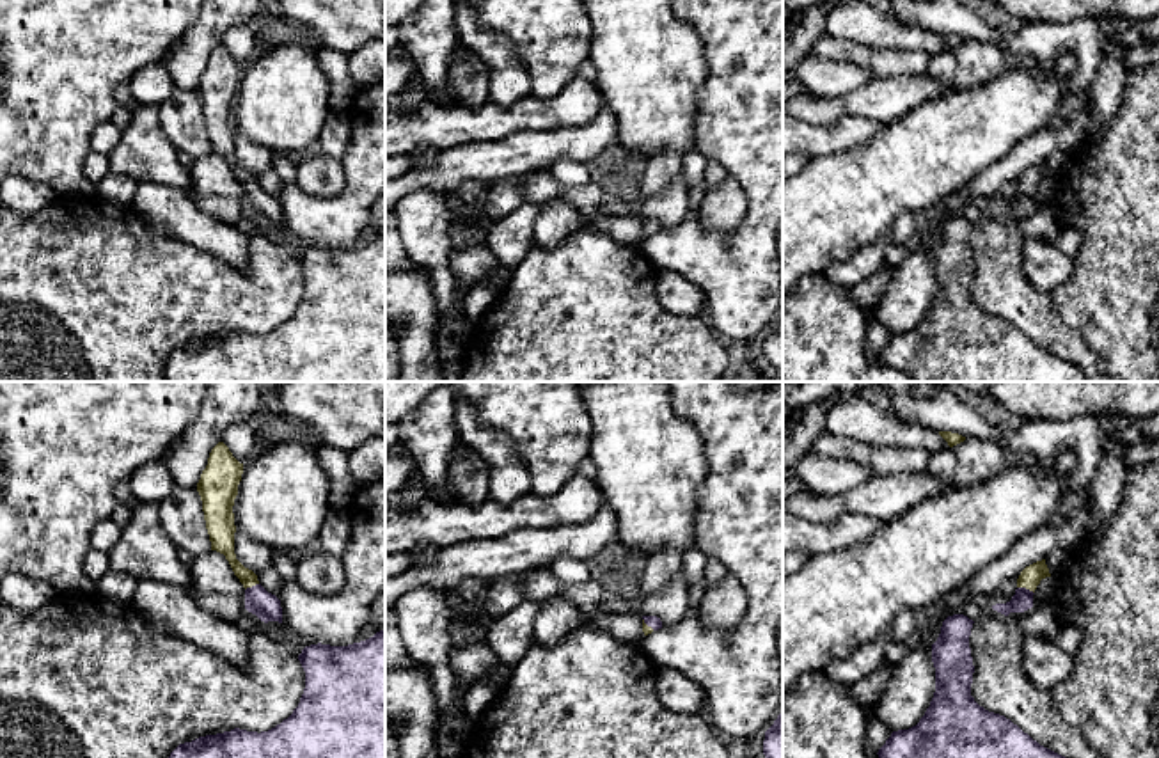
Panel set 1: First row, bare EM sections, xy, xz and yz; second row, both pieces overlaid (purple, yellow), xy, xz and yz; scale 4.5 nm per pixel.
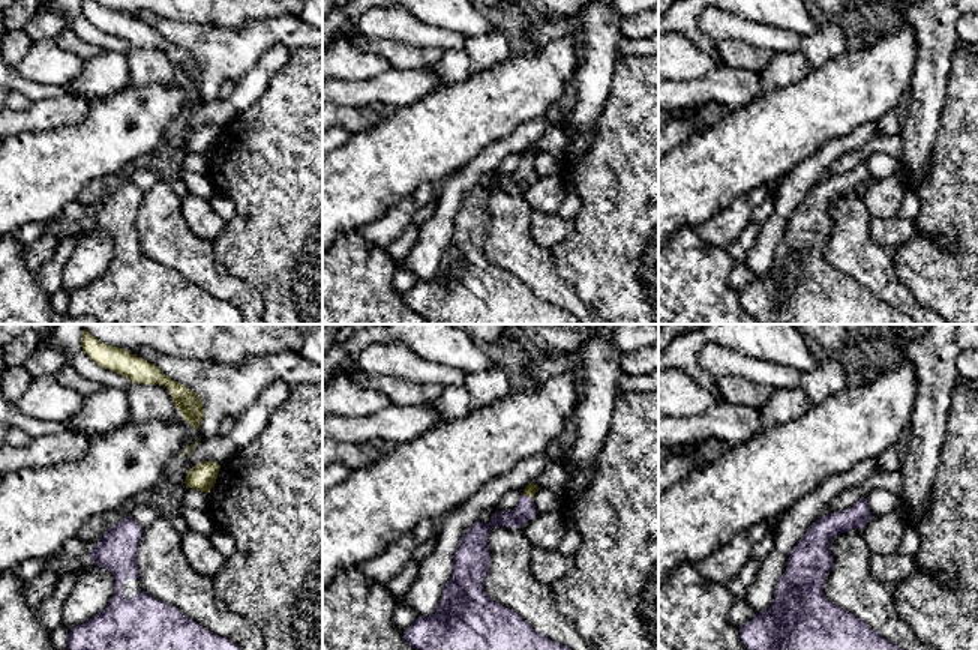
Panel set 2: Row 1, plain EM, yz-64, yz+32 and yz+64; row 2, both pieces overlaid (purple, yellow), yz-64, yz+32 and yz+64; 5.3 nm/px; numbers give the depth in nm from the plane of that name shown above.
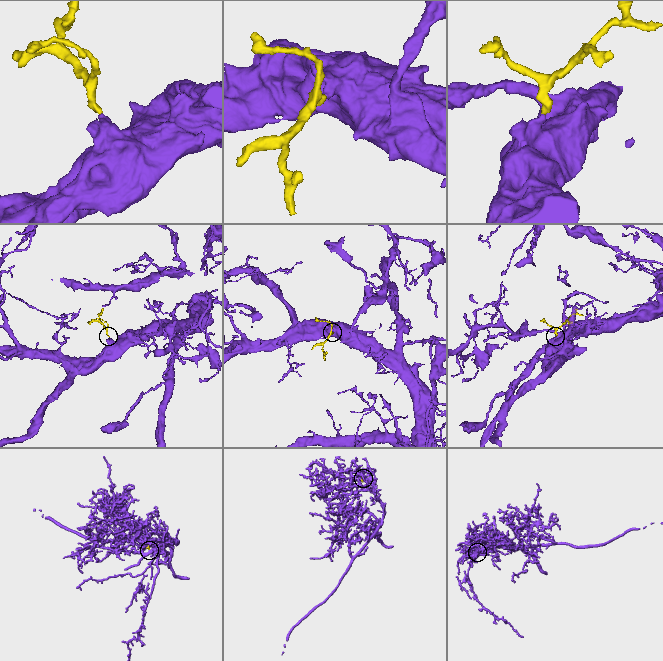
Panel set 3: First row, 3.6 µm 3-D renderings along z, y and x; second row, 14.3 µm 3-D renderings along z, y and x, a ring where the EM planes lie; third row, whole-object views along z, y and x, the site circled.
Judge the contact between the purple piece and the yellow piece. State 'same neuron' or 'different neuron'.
same neuron

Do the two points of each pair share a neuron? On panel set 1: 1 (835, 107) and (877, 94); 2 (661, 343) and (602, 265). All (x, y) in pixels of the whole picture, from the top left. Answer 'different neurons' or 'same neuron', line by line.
1: same neuron
2: same neuron

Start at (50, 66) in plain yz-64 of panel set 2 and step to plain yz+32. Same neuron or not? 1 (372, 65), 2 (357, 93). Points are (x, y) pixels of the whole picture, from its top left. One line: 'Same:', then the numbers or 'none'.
Same: 1

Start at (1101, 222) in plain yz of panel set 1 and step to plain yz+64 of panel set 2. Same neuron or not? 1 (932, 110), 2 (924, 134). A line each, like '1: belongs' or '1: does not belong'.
1: does not belong
2: does not belong

